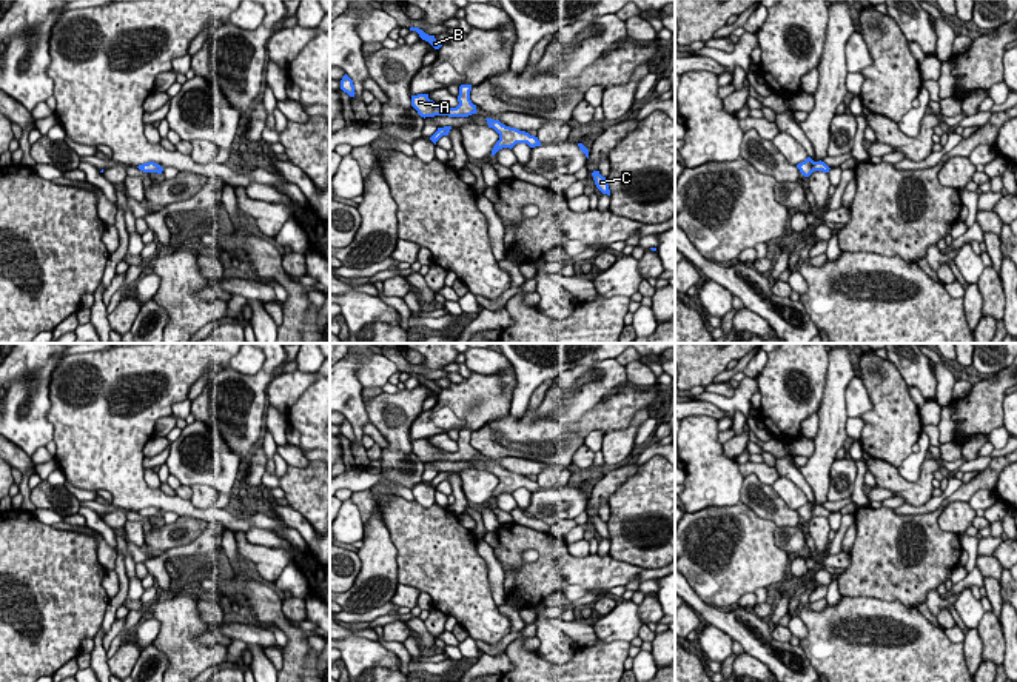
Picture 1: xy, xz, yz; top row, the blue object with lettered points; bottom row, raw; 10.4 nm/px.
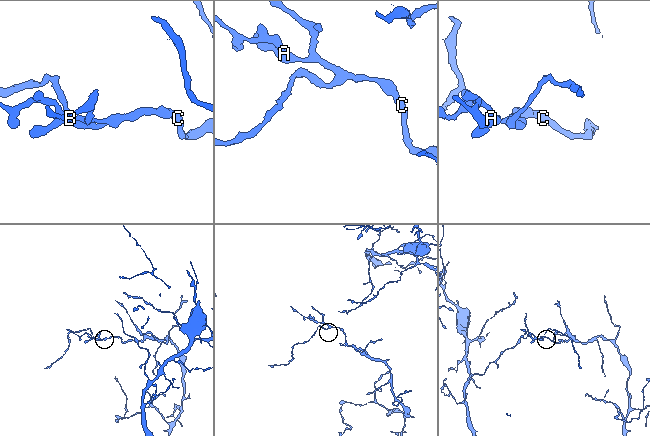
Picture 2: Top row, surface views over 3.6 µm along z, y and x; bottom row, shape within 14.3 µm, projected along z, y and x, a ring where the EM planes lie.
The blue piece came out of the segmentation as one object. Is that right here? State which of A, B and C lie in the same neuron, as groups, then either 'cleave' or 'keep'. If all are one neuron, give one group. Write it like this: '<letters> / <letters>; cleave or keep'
A B / C; cleave

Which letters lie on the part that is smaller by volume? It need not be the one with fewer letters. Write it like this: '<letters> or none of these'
A, B

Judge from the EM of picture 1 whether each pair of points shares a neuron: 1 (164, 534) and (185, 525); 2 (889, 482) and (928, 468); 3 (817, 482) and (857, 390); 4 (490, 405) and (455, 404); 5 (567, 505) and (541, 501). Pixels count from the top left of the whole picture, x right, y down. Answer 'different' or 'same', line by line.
1: same
2: same
3: different
4: same
5: same

